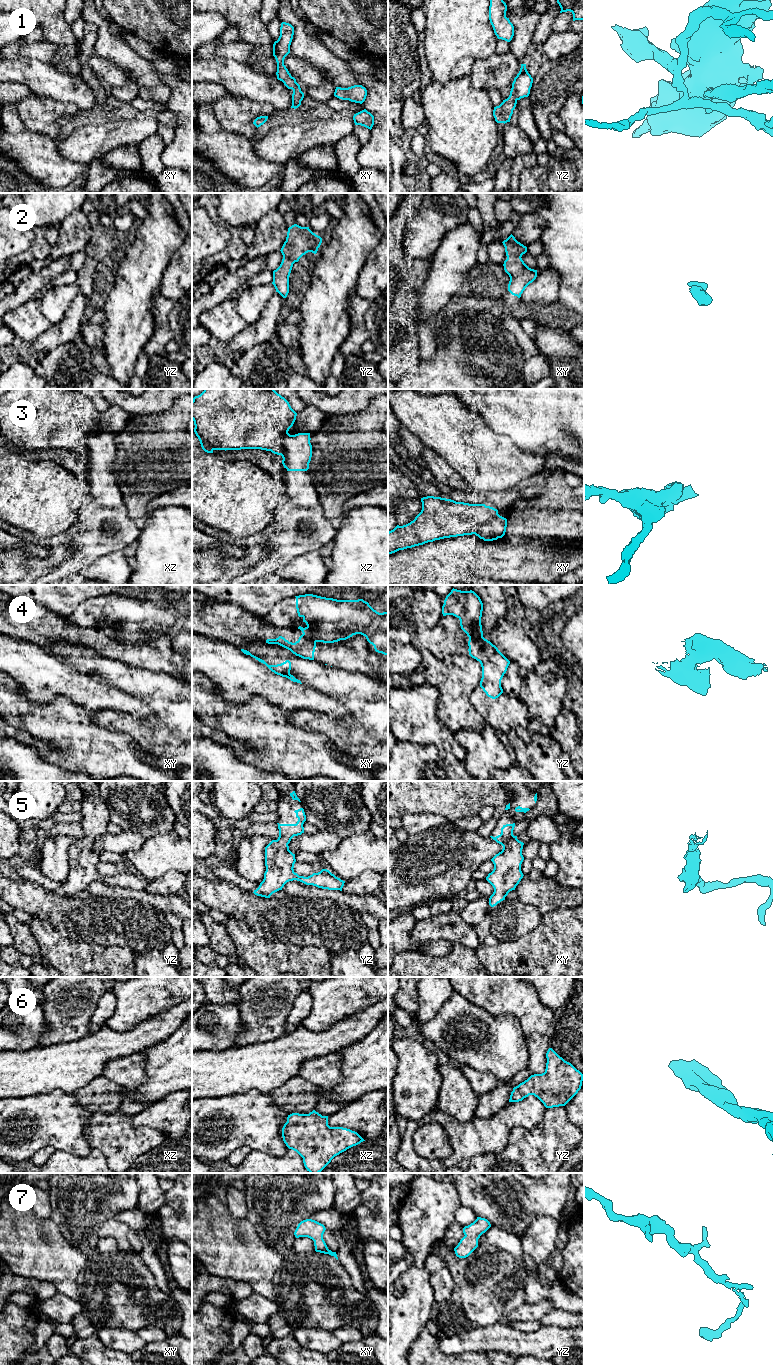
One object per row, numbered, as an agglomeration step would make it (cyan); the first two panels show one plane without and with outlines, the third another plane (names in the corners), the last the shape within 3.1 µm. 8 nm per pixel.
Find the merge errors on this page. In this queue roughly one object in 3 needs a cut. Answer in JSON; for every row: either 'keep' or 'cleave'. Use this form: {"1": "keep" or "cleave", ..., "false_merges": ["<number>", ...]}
{"1": "keep", "2": "keep", "3": "cleave", "4": "cleave", "5": "keep", "6": "keep", "7": "keep", "false_merges": ["3", "4"]}

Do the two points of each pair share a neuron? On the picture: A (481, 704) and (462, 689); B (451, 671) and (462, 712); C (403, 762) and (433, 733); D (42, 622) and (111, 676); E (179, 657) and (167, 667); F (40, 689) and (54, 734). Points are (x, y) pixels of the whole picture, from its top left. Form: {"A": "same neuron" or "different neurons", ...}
{"A": "different neurons", "B": "same neuron", "C": "different neurons", "D": "different neurons", "E": "different neurons", "F": "different neurons"}

